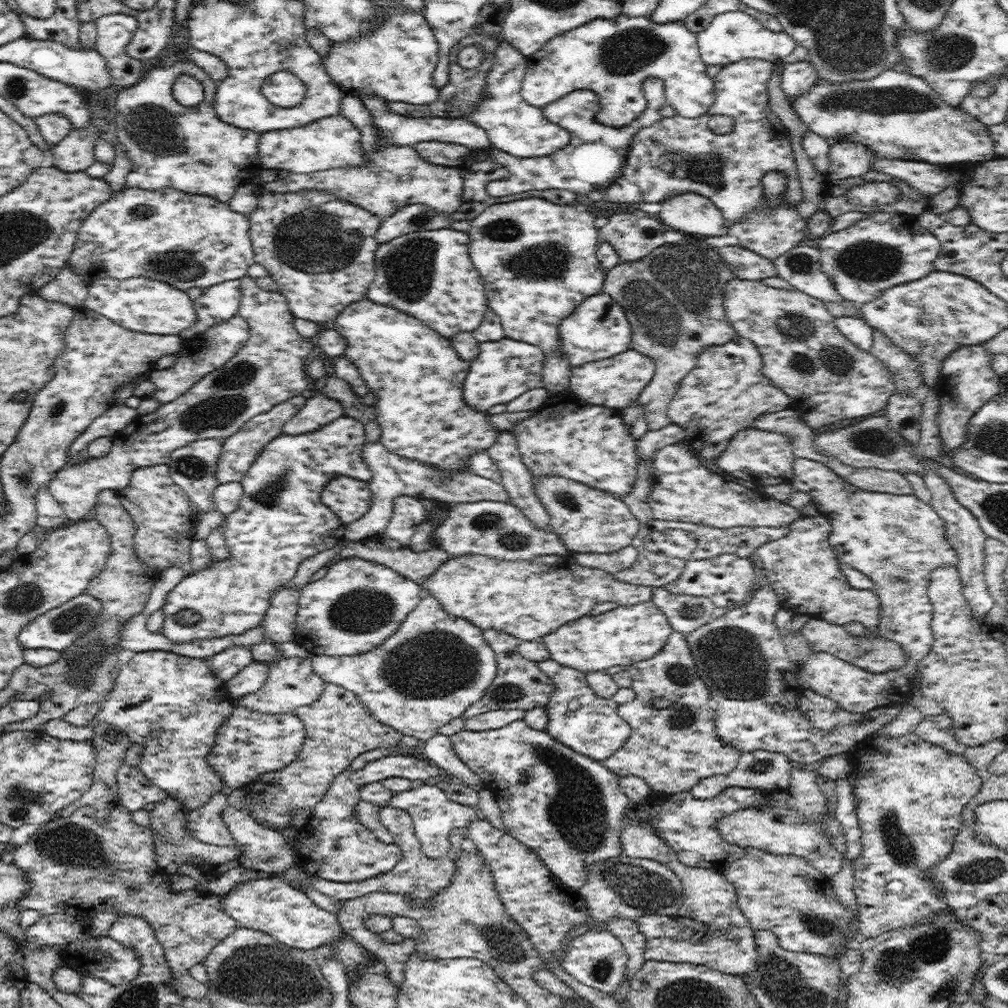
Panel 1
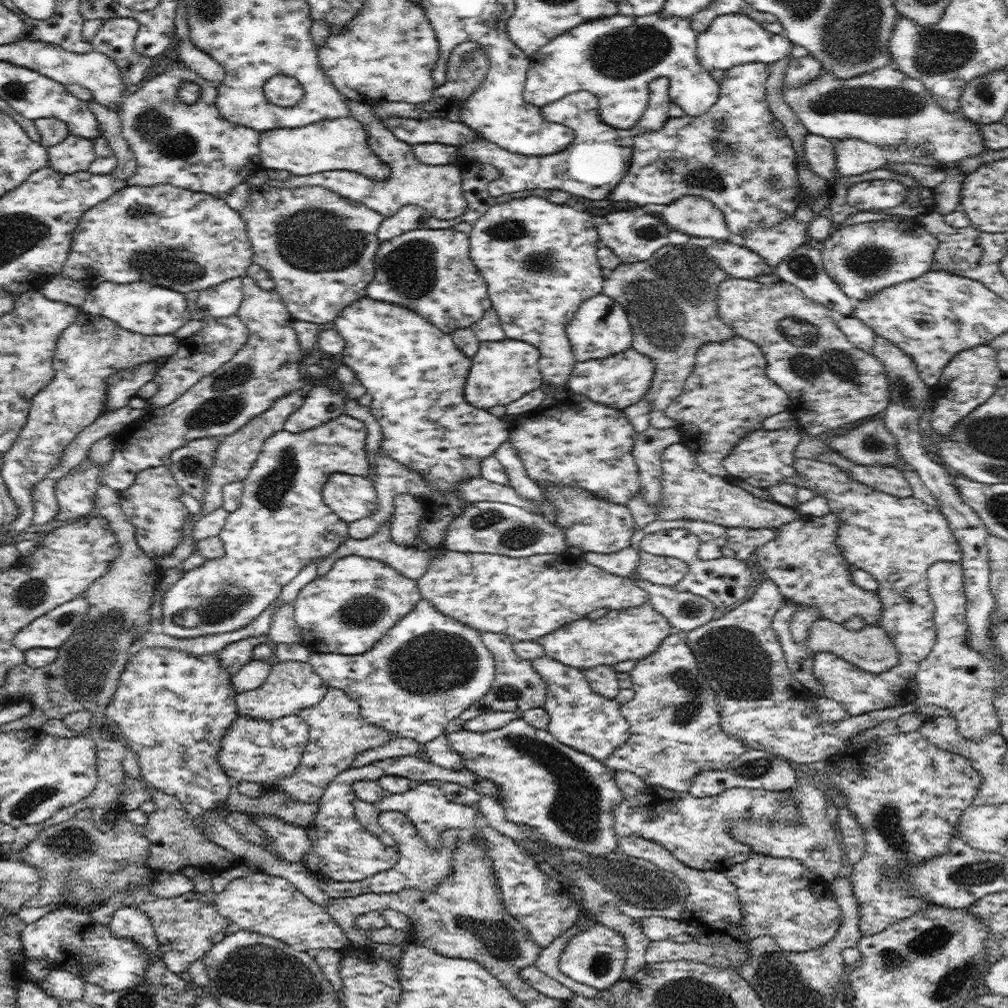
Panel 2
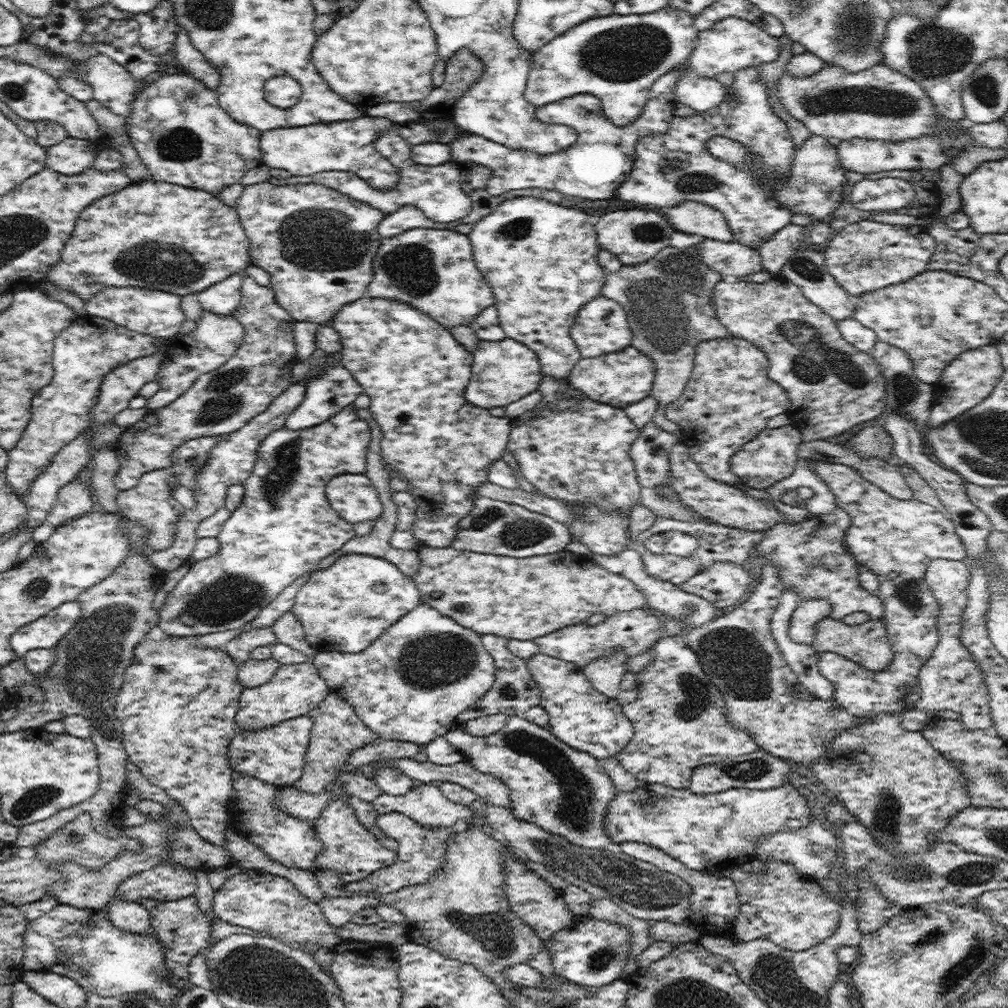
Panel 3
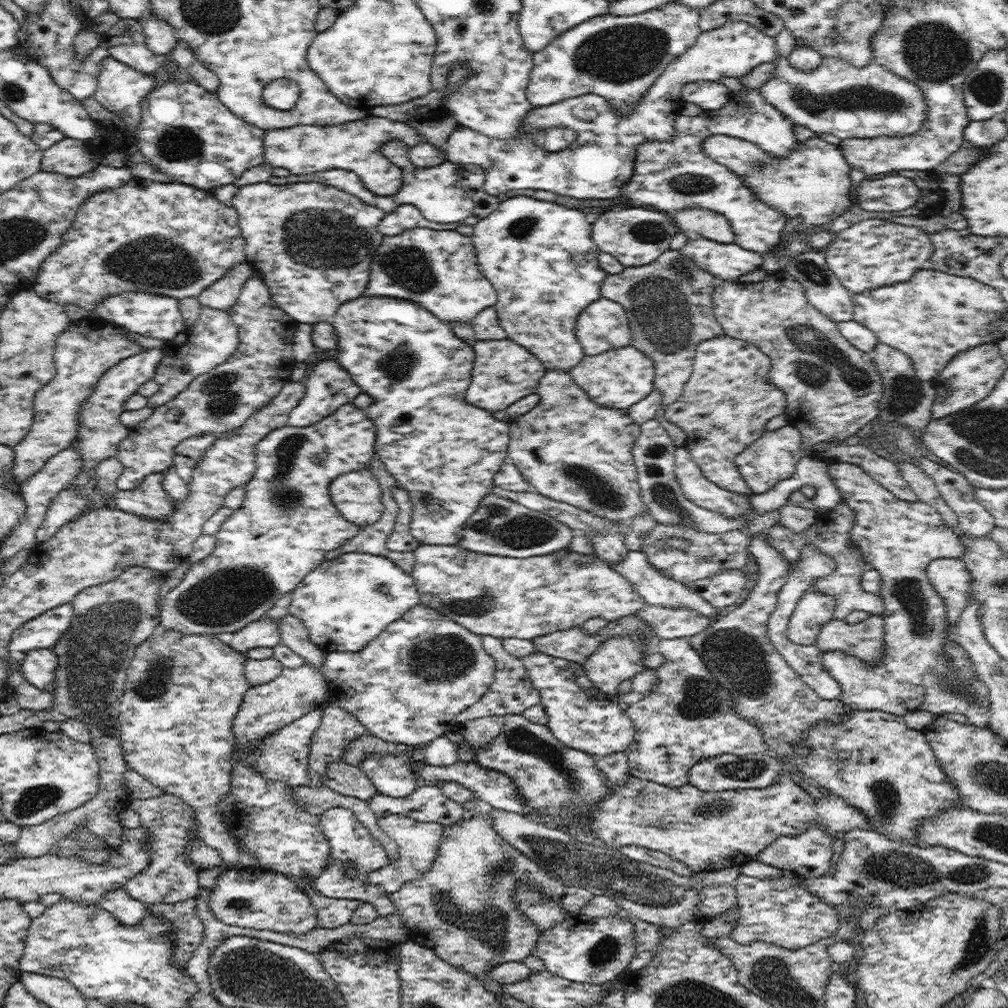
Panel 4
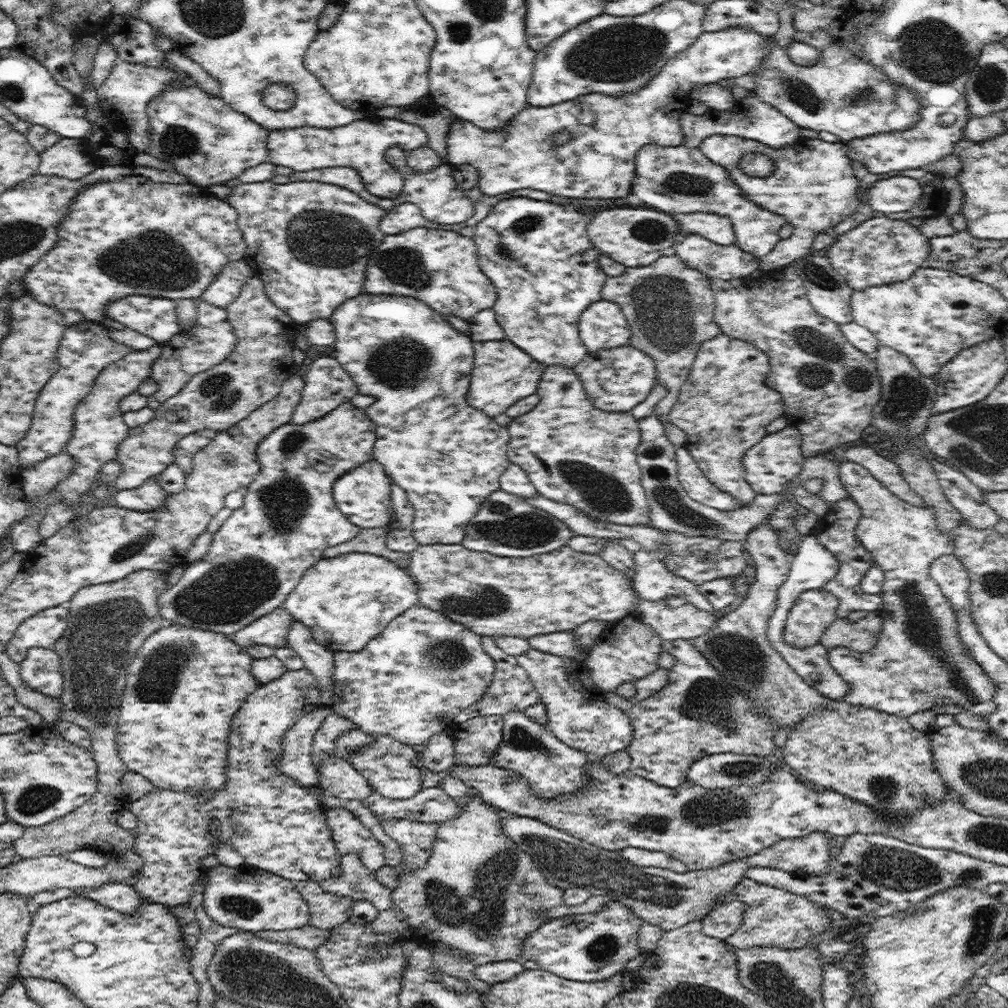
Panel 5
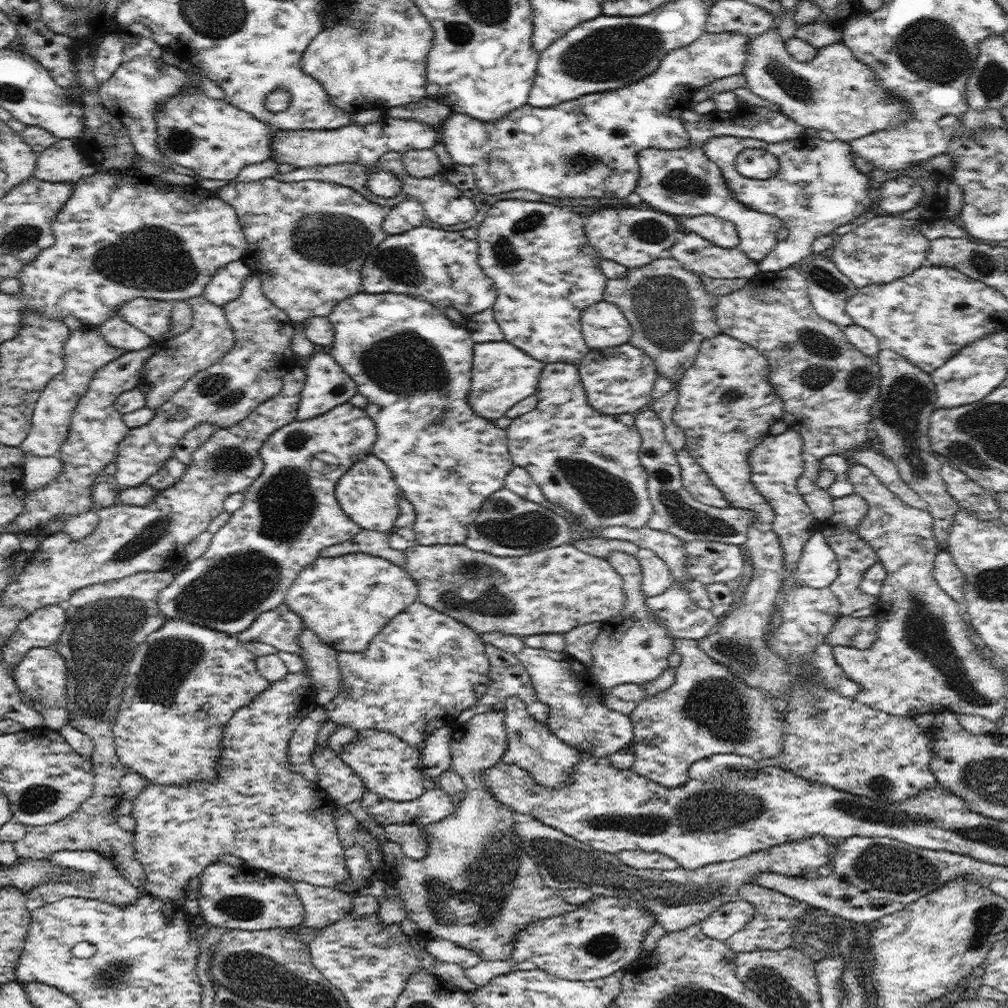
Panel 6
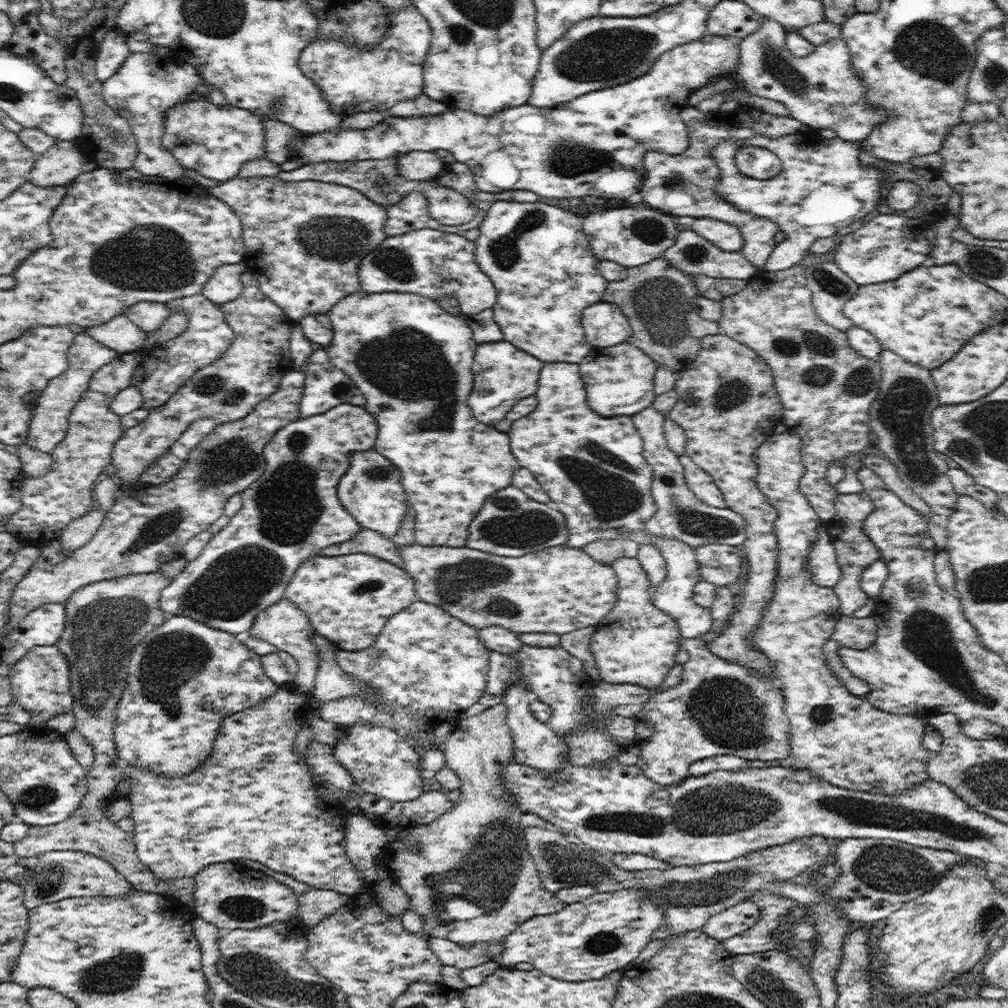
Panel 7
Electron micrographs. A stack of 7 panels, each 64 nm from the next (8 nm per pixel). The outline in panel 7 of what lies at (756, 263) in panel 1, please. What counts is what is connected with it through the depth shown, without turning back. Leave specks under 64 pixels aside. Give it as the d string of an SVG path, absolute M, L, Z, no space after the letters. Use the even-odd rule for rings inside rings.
M681 229L676 238L676 242L662 254L668 259L670 265L680 269L686 275L705 274L712 278L738 278L740 280L749 280L755 274L756 265L748 261L742 251L728 252L718 248L709 240L706 240L700 234L696 234L692 229Z

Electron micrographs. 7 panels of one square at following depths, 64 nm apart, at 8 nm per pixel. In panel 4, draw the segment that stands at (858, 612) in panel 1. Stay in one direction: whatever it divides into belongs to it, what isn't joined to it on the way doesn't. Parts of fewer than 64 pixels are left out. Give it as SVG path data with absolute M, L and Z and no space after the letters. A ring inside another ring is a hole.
M841 500L832 510L818 512L817 519L813 524L799 534L779 523L770 527L767 531L767 544L774 548L786 563L790 564L790 572L794 570L796 564L801 562L803 551L809 545L815 547L820 553L823 553L834 562L835 568L832 573L826 575L825 578L813 580L808 592L816 592L836 599L834 619L838 620L843 620L853 610L864 610L864 612L869 612L871 615L882 615L885 611L883 599L879 595L865 592L860 584L862 574L867 570L868 564L862 559L860 552L850 541L849 533L854 521L854 510L844 500Z

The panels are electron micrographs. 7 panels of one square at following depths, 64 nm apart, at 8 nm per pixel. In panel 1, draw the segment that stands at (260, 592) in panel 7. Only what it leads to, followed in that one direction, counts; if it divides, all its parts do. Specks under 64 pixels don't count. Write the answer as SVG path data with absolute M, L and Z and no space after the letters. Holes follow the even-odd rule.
M346 415L320 430L298 436L280 434L268 442L241 480L243 495L238 508L224 519L224 537L231 558L228 561L213 562L206 570L188 574L168 594L162 606L165 617L160 633L172 644L182 644L188 640L212 640L244 634L250 628L256 628L270 607L270 596L280 586L292 582L300 563L343 542L347 526L323 504L321 494L324 486L336 476L350 476L370 482L372 471L362 460L365 442L366 432L362 420Z

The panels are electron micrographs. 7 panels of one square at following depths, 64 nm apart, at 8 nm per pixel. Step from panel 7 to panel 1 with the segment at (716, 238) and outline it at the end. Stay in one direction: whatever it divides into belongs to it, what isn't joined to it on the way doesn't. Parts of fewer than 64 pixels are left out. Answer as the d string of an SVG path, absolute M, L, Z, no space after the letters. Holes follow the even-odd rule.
M696 192L680 193L661 202L662 210L655 216L666 226L688 234L722 236L728 234L723 212L705 196Z

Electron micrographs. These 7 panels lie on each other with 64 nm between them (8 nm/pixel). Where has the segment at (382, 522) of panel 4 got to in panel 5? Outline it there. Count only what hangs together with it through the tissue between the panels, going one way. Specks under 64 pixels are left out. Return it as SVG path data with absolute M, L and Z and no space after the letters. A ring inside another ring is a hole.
M389 525L381 528L362 528L360 533L349 542L337 545L336 547L328 548L324 552L325 558L334 558L340 554L349 554L350 552L360 552L374 554L388 558L400 568L408 569L411 558L408 554L389 550L386 547Z

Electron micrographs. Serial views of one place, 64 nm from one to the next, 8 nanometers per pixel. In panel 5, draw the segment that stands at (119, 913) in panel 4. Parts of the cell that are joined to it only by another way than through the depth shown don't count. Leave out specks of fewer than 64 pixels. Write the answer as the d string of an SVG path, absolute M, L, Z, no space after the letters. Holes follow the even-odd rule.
M122 880L118 882L110 882L110 884L104 884L100 888L94 888L92 892L84 890L80 894L76 894L74 890L70 888L56 888L56 890L42 890L40 894L36 894L34 898L30 898L27 902L28 910L32 915L40 907L48 906L48 904L68 898L70 896L82 895L82 897L90 898L96 902L110 908L110 910L118 910L120 914L128 914L132 916L142 900L138 896L138 892L134 890L134 886L131 885L131 882L126 883Z

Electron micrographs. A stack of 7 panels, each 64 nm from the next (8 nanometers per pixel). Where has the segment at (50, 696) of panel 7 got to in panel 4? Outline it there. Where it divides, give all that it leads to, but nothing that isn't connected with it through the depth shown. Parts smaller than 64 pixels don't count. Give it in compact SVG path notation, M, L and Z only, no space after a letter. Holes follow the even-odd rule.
M35 649L29 651L25 660L20 662L21 674L40 690L52 692L56 689L54 671L59 661L52 649Z

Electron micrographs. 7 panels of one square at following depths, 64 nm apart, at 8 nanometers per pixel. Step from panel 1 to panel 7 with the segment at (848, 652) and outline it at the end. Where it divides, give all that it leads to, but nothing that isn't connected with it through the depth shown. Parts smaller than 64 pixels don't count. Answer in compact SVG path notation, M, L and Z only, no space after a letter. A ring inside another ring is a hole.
M842 615L836 621L831 638L838 640L842 647L867 650L877 640L876 621L871 616L856 618L853 615Z

